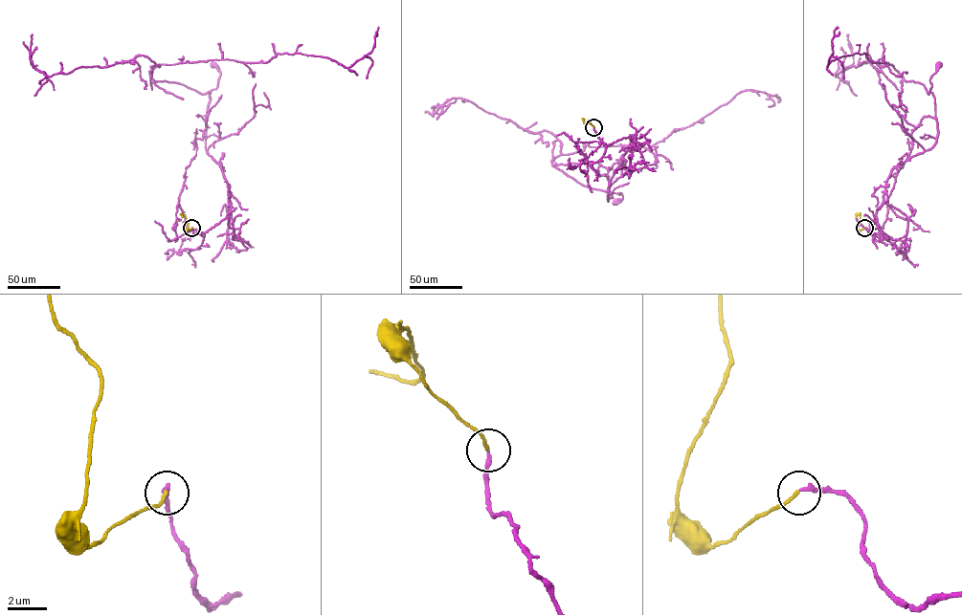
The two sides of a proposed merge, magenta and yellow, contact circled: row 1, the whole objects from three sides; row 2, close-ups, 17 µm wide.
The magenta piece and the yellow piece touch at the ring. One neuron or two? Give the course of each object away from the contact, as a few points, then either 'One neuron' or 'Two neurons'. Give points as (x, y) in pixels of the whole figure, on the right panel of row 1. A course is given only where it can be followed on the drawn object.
Course of magenta: (863, 228), (870, 233), (883, 233), (874, 218), (890, 171), (935, 142), (938, 128), (929, 79), (939, 65). Course of yellow: (863, 228), (858, 230), (860, 215), (856, 217). One neuron

